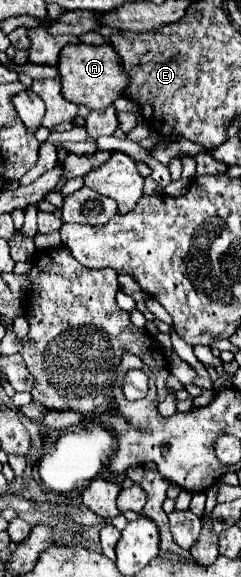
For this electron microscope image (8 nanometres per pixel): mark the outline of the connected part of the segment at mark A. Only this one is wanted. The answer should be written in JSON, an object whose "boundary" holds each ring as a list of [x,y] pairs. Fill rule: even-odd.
{"boundary":[[[65,45],[59,55],[59,75],[61,75],[61,91],[63,97],[77,105],[87,105],[89,109],[105,109],[115,99],[123,97],[125,87],[129,85],[129,77],[123,71],[121,57],[113,51],[111,45]]]}

